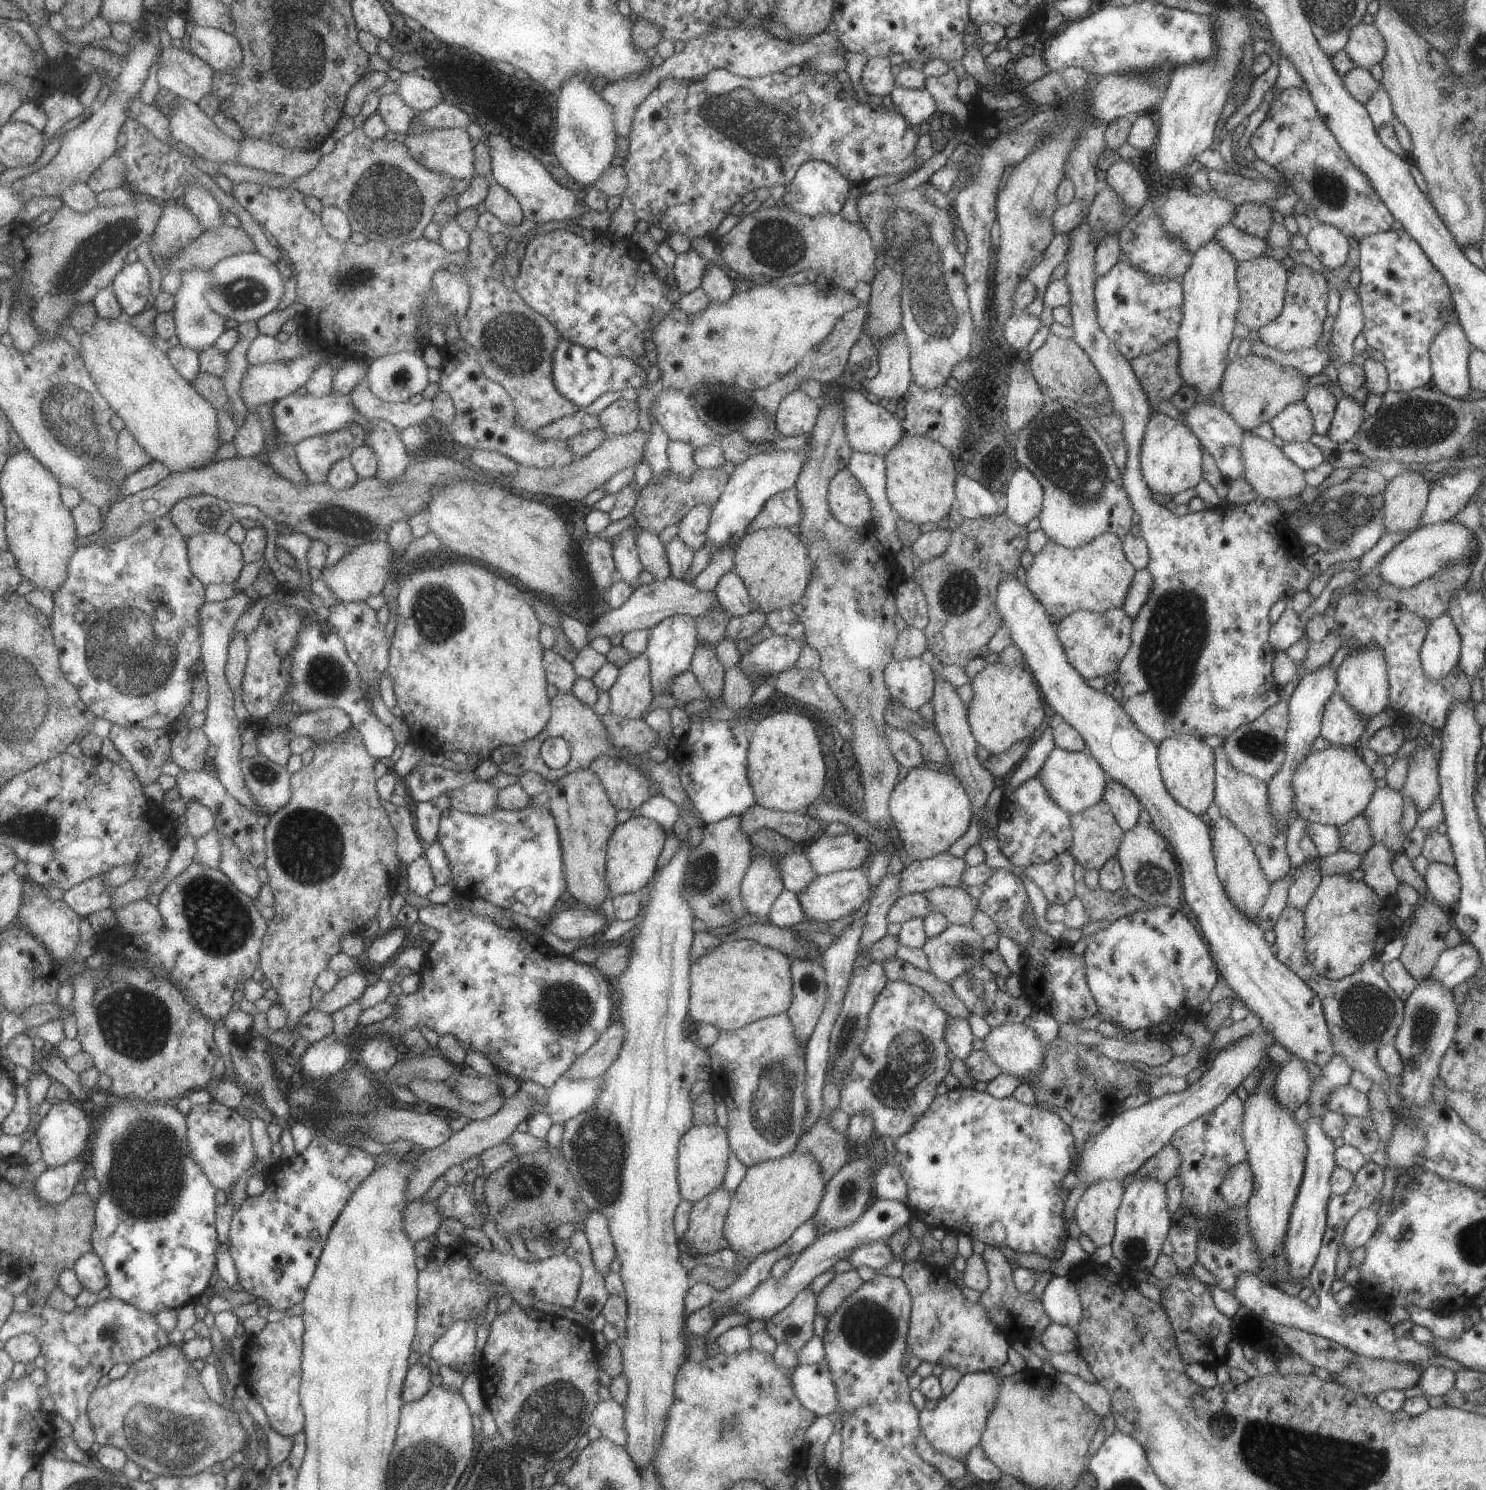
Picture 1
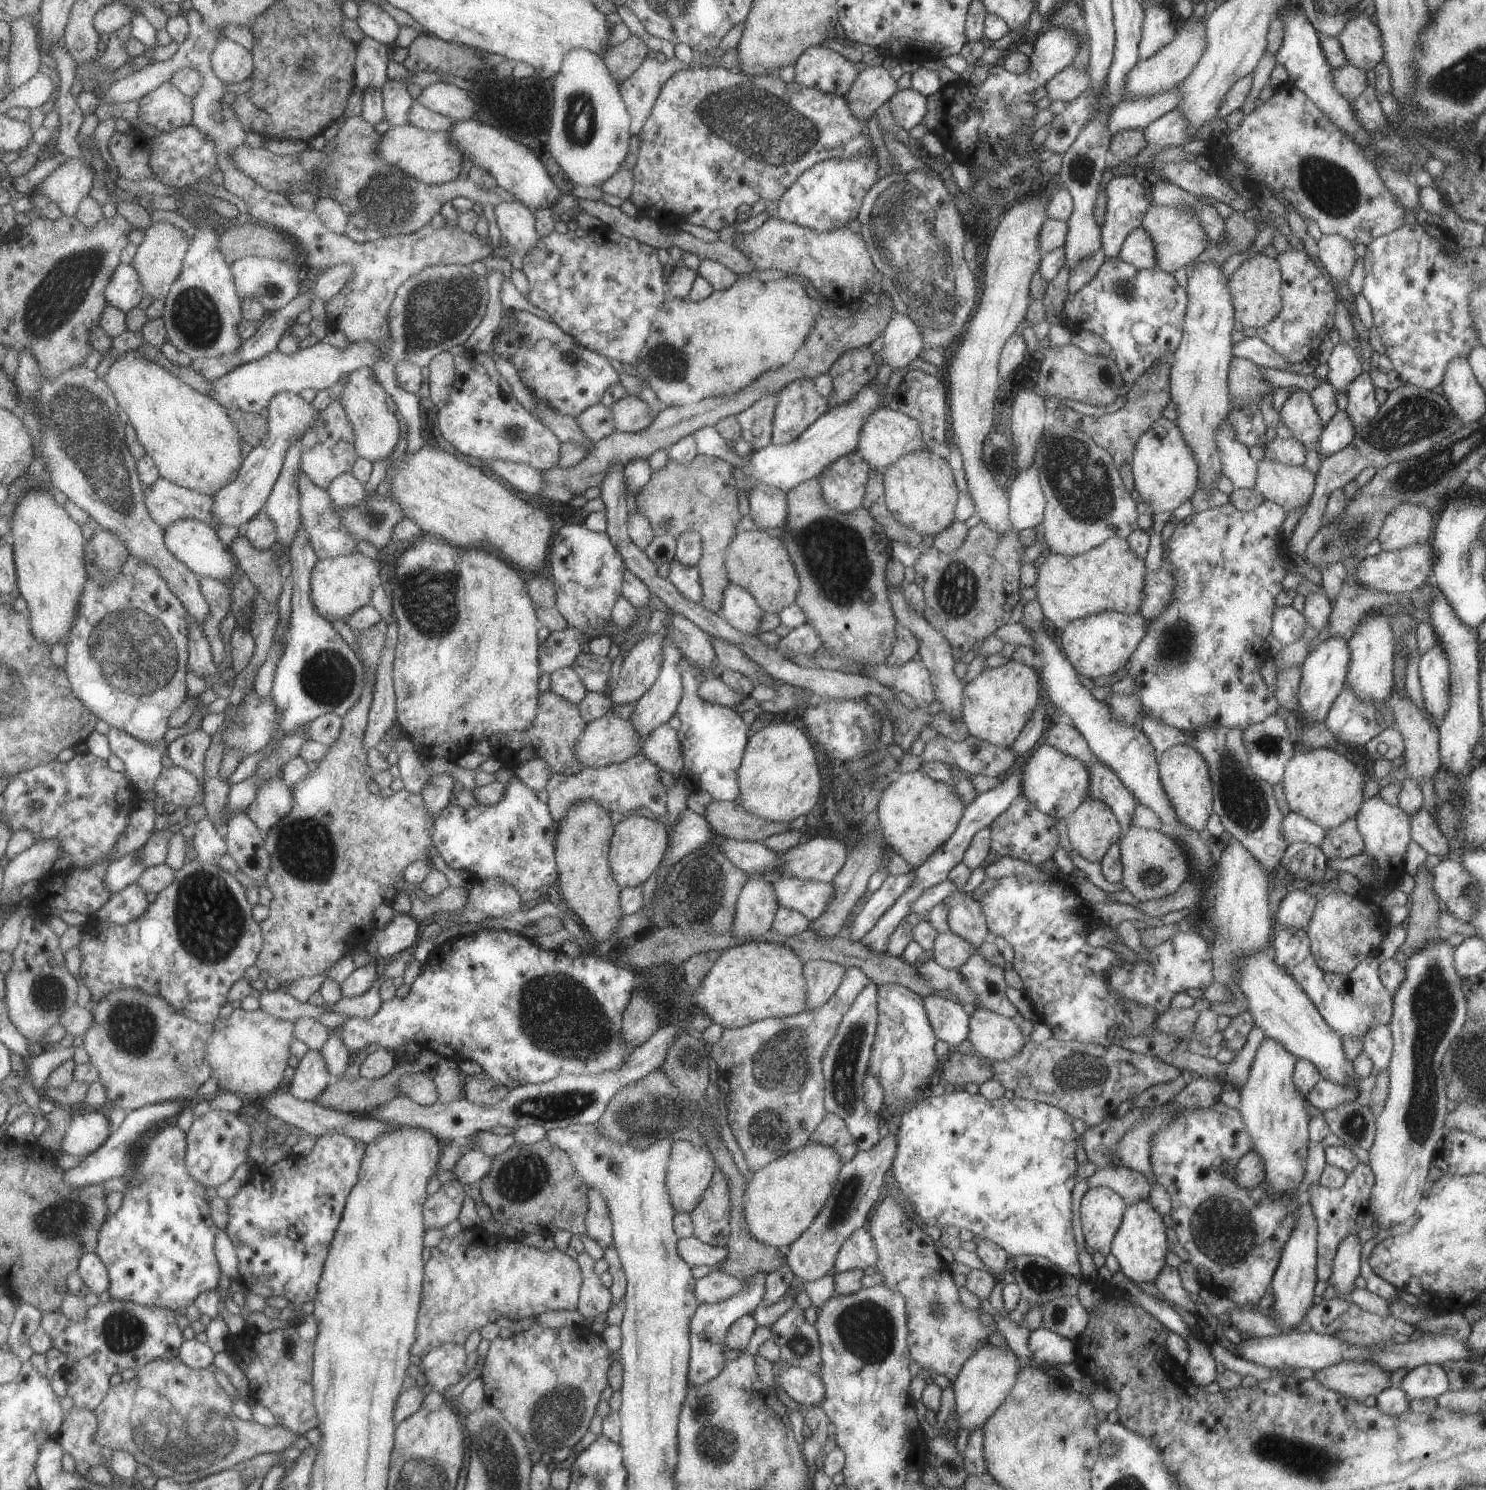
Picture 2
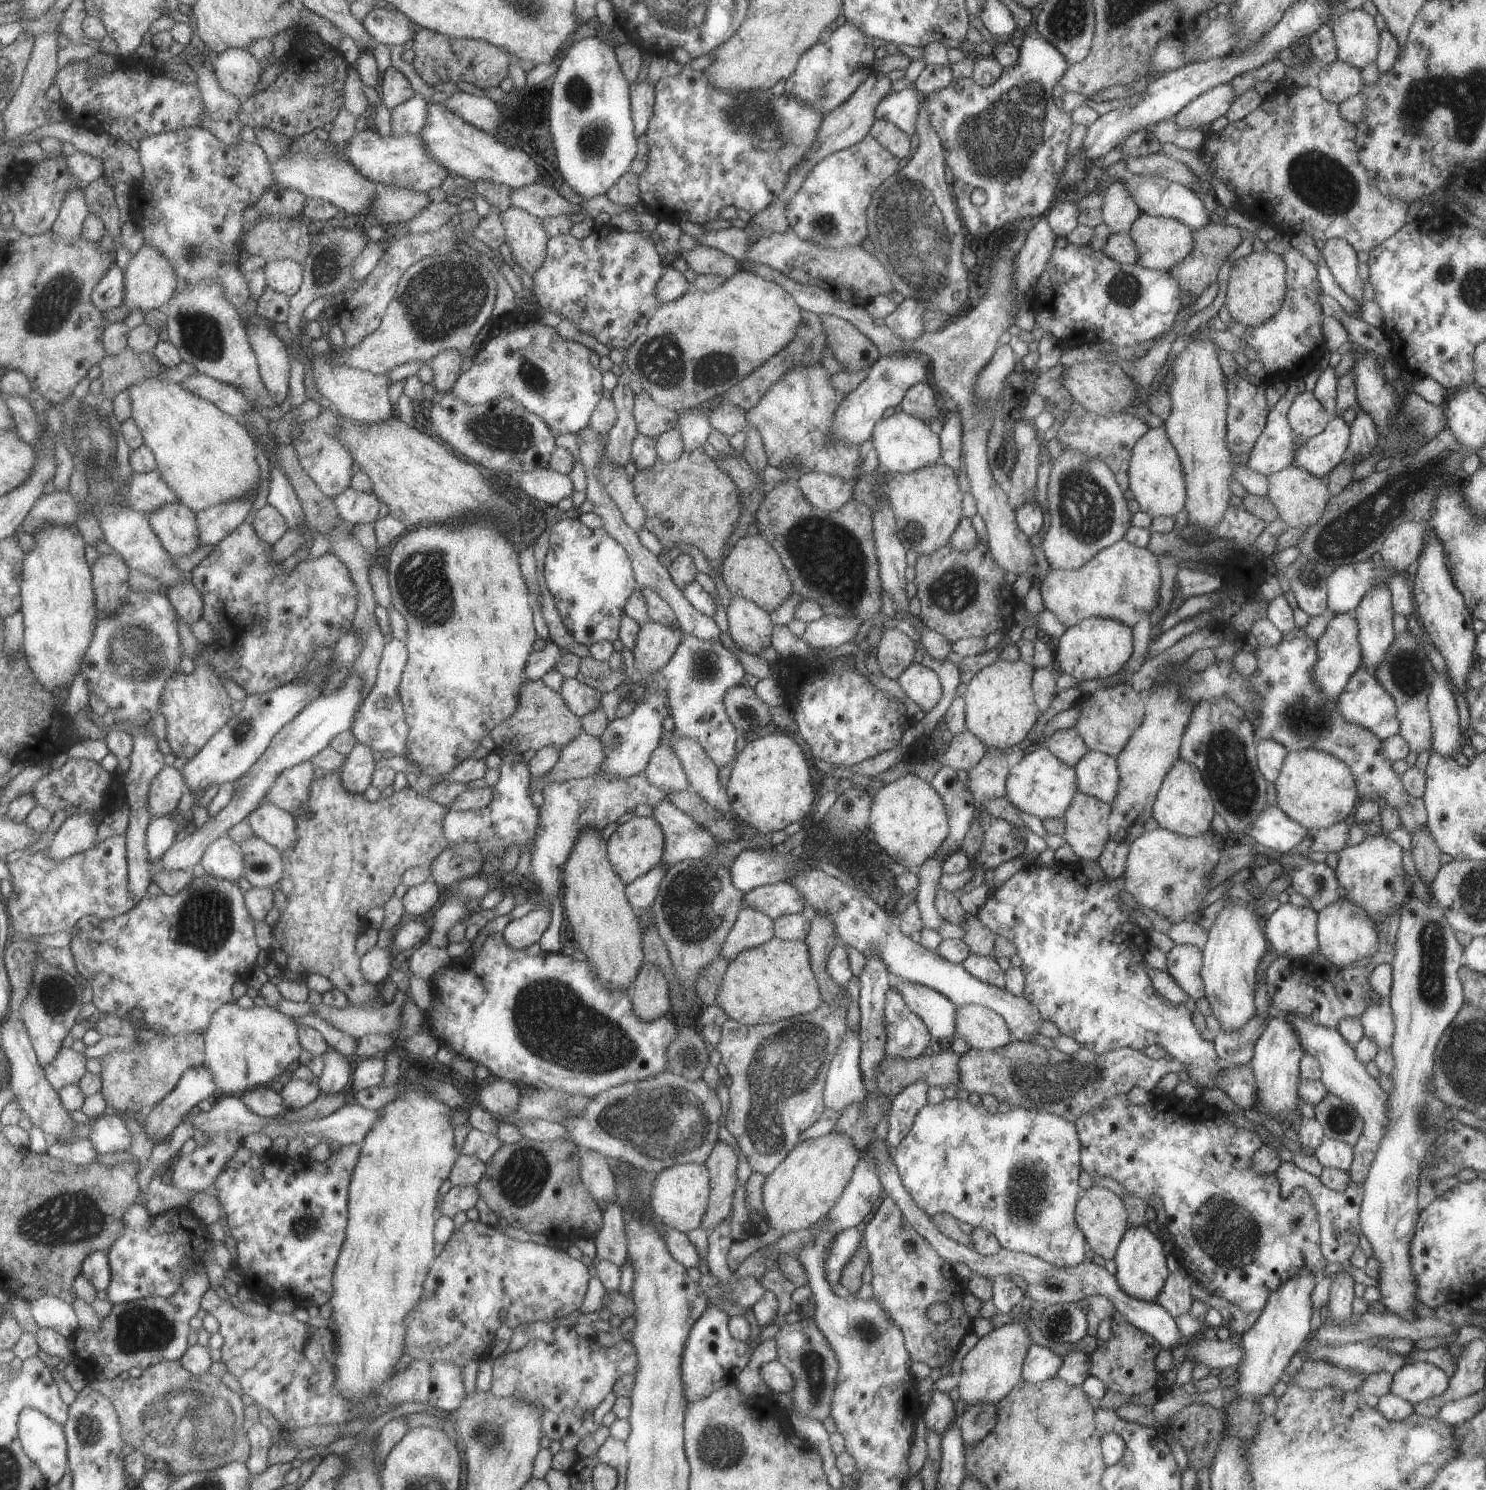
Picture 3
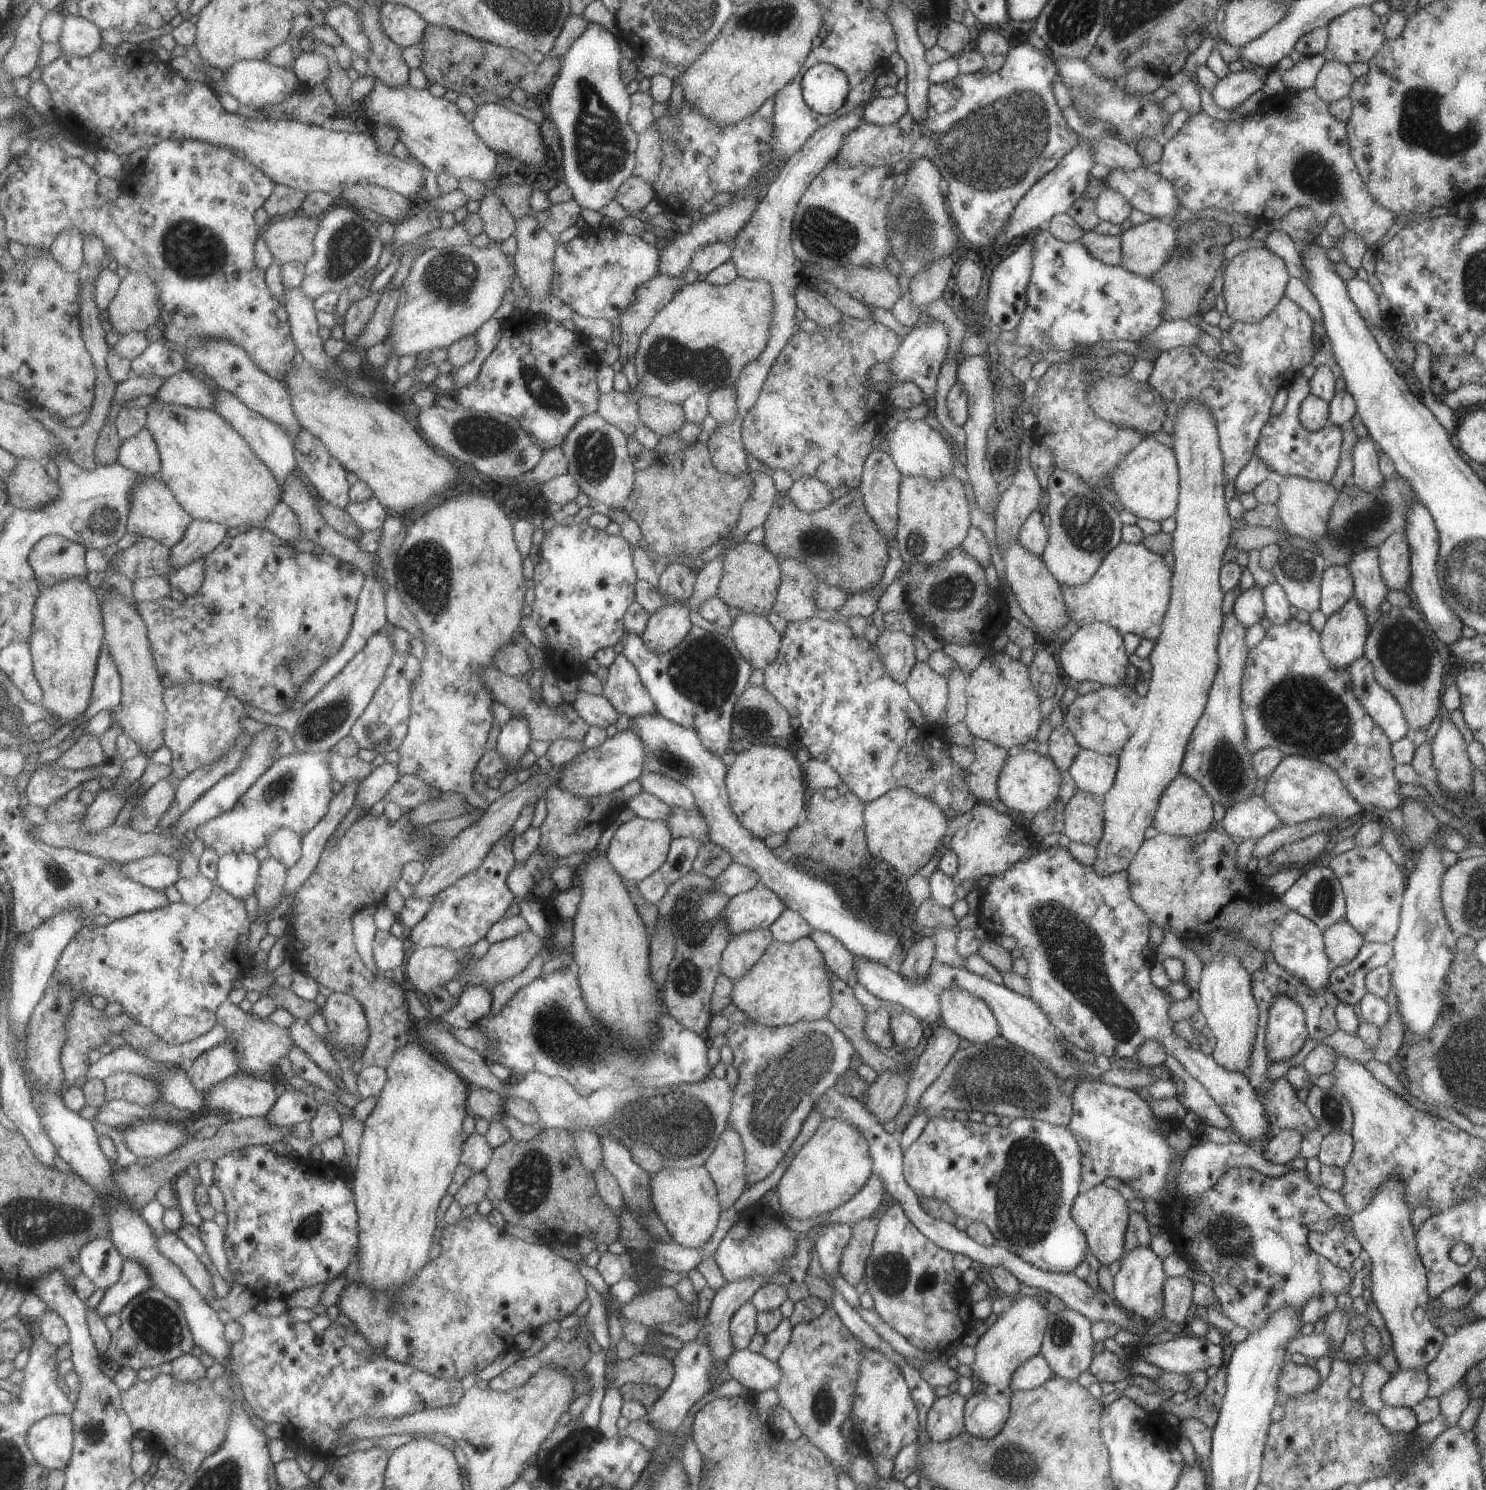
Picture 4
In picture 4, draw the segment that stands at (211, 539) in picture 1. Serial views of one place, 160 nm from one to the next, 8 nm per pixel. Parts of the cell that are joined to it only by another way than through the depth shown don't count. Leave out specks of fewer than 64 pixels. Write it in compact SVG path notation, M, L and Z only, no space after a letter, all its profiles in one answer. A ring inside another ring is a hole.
M141 475L142 481L134 486L130 502L128 532L141 537L151 537L173 548L185 536L186 530L194 519L177 500L176 494L161 478Z

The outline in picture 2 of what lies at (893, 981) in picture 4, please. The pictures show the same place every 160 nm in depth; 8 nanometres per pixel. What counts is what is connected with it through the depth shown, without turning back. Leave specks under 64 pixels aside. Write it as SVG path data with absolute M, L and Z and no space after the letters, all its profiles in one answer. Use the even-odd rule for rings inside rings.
M936 992L921 998L936 1040L946 1042L950 1049L954 1049L967 1038L969 1015L959 1001L953 1002Z

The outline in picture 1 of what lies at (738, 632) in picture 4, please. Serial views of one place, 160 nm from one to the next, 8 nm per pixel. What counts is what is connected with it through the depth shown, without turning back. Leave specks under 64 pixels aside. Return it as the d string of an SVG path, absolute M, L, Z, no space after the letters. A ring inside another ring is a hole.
M732 571L719 578L713 593L720 608L731 617L740 617L756 610L756 605L749 596L744 582L741 582Z

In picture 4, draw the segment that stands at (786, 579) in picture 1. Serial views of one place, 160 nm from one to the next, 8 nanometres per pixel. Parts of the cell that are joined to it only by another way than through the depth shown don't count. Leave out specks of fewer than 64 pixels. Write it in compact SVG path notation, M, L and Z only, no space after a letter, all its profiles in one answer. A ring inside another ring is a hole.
M741 541L731 545L722 556L722 573L716 595L729 607L735 606L743 613L766 617L776 599L781 575L774 554L763 544Z

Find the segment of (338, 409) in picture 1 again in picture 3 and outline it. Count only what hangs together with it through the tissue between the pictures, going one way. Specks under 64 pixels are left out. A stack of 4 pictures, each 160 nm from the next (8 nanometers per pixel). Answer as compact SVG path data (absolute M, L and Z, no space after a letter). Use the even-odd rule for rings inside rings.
M185 127L173 132L161 133L140 141L140 155L144 168L142 180L135 186L135 192L143 194L145 214L141 230L144 241L156 247L172 260L176 270L178 290L186 291L206 281L216 281L224 288L224 294L237 307L246 326L251 346L256 352L263 380L278 404L287 398L292 376L292 356L287 344L277 336L275 321L260 313L260 302L252 293L249 279L241 270L240 260L246 255L244 239L249 225L243 221L243 212L255 207L267 190L274 186L274 168L271 159L258 143L241 141L233 145L213 131L201 127ZM256 493L246 499L224 502L198 512L198 535L200 544L216 545L227 538L240 524L251 516Z

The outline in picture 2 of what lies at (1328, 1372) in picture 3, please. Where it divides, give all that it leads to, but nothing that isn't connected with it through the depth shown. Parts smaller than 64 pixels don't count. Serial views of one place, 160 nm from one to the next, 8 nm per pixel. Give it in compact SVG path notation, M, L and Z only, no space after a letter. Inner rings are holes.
M1341 1360L1337 1364L1315 1371L1313 1374L1315 1380L1325 1388L1355 1398L1358 1402L1364 1402L1367 1397L1374 1398L1382 1390L1391 1387L1389 1376L1389 1372L1381 1370L1379 1366L1375 1366L1371 1362L1349 1362L1349 1360Z

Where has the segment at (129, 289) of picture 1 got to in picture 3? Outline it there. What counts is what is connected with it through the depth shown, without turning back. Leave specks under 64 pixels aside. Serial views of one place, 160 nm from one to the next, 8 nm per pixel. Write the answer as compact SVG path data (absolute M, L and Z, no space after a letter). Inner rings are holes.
M113 261L106 275L93 291L94 305L107 312L124 304L125 281L125 270L119 268L117 262Z

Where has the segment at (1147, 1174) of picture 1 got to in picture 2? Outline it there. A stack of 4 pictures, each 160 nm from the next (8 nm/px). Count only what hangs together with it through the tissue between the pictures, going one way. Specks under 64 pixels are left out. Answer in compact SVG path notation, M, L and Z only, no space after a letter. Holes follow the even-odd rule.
M1126 1167L1099 1168L1087 1178L1088 1187L1106 1187L1117 1192L1125 1205L1148 1198L1155 1181Z

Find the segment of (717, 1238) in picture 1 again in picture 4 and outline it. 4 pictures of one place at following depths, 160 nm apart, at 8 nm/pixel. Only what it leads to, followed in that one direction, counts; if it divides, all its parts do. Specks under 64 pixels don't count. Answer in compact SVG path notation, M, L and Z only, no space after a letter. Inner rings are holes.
M731 1125L723 1129L713 1152L704 1160L703 1165L715 1183L720 1210L729 1208L746 1184L744 1146Z

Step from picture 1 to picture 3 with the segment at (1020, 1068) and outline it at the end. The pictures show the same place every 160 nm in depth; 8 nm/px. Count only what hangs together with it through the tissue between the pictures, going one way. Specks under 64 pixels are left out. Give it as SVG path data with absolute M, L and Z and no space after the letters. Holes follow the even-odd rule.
M973 1003L955 1007L954 1034L977 1050L993 1050L1013 1040L999 1014Z

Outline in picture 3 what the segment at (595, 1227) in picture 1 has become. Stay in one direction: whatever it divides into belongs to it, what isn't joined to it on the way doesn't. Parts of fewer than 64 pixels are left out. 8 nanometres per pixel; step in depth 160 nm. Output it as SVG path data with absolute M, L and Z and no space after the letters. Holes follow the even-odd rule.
M580 1148L578 1151L581 1182L601 1211L605 1203L616 1200L614 1176L606 1160L607 1157L596 1150Z

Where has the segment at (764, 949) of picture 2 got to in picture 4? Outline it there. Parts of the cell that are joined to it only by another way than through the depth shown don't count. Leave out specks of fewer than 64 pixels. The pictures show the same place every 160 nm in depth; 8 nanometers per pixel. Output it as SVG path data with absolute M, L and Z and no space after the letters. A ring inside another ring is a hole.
M801 937L790 943L771 941L761 958L732 985L731 1003L742 1010L751 1022L766 1027L825 1019L832 1005L830 970L809 937Z

